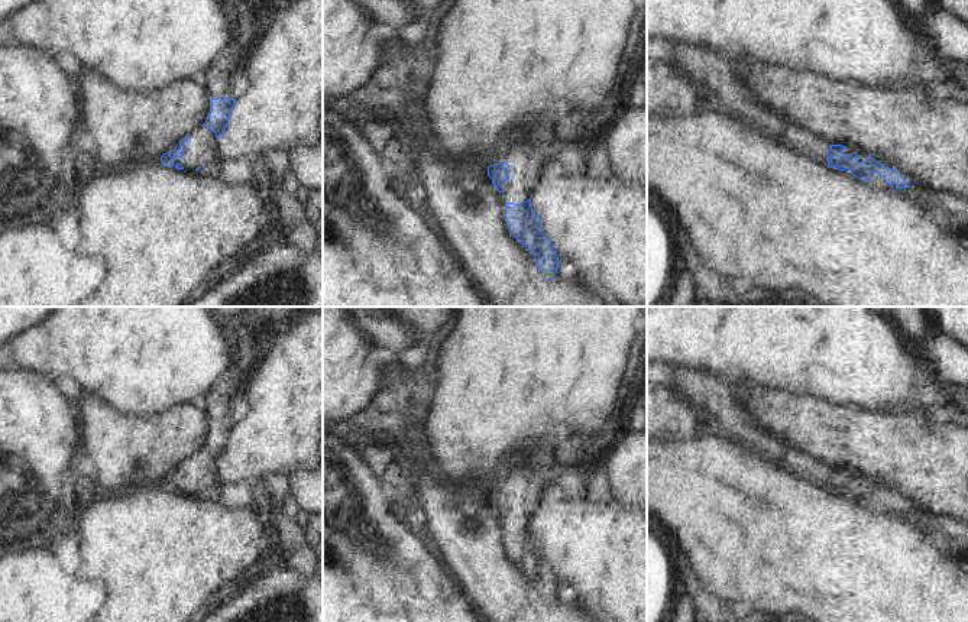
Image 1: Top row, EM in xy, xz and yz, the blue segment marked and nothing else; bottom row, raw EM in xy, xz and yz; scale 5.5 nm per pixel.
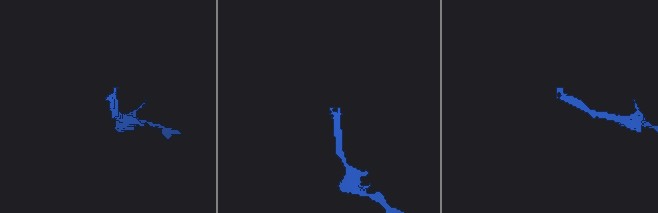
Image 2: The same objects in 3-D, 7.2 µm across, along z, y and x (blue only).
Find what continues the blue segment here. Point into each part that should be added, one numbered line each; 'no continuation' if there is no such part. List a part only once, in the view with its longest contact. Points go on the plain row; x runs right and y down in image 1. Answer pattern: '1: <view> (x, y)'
1: xy (203, 463)

